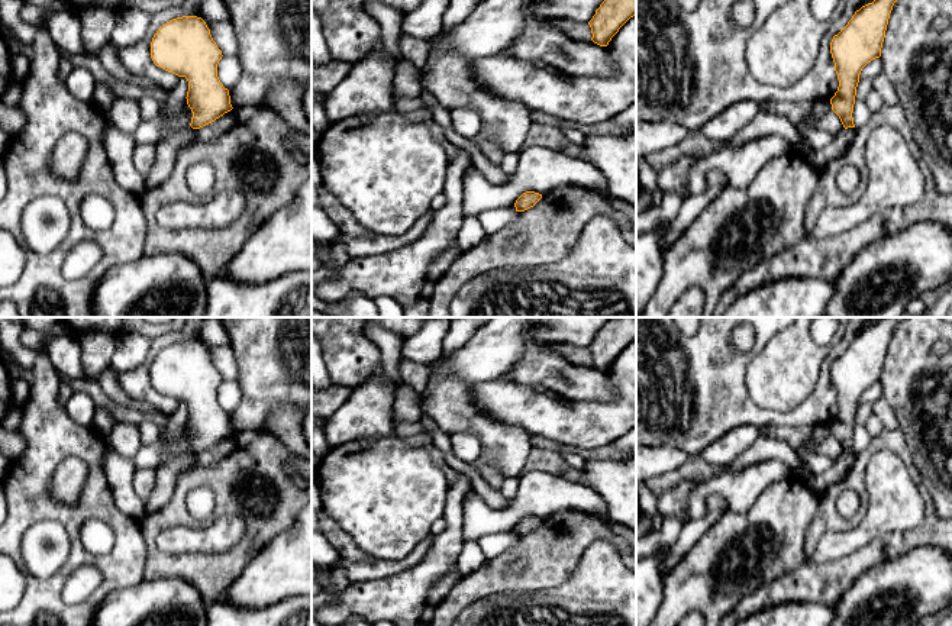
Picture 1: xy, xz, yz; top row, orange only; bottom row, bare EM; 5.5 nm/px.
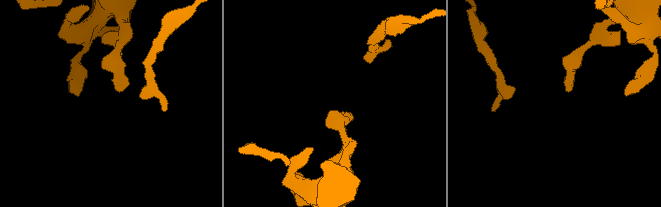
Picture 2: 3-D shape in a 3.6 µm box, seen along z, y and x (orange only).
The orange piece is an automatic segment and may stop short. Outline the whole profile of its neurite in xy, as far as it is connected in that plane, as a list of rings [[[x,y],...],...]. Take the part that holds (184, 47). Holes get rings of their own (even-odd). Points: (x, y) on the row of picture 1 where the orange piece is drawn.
[[[197,16],[172,19],[152,38],[154,64],[188,81],[185,99],[193,112],[193,129],[200,129],[233,109],[229,90],[217,77],[222,57],[206,22]]]

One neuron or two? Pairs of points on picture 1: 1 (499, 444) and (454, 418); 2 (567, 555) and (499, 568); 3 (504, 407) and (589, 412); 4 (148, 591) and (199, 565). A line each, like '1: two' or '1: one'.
1: one
2: one
3: one
4: two

